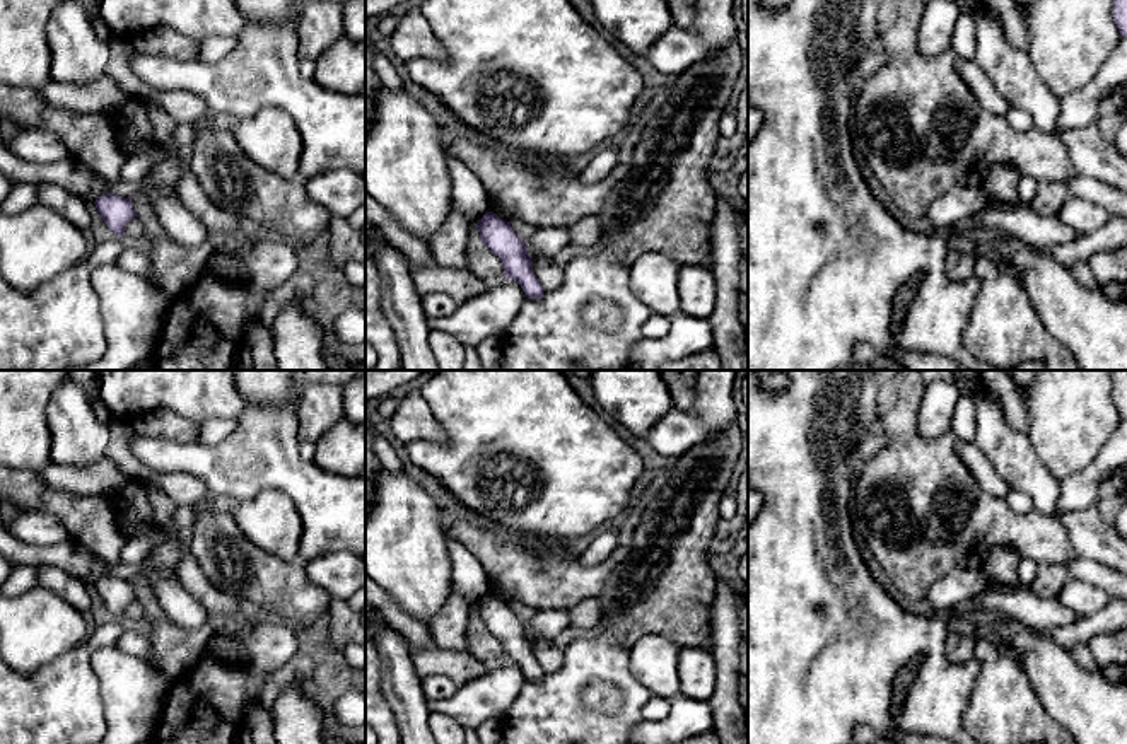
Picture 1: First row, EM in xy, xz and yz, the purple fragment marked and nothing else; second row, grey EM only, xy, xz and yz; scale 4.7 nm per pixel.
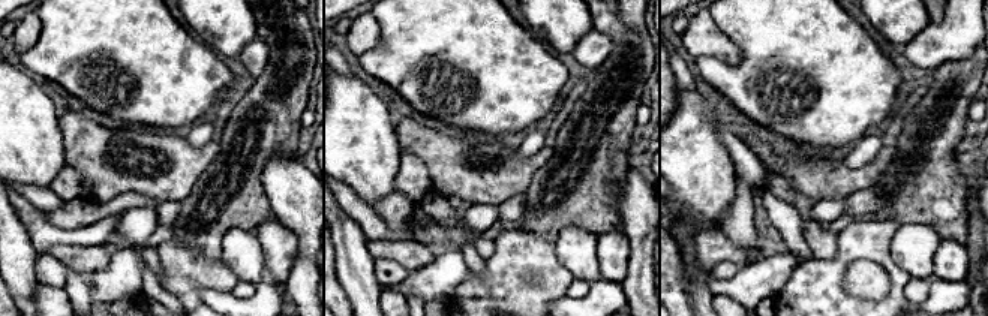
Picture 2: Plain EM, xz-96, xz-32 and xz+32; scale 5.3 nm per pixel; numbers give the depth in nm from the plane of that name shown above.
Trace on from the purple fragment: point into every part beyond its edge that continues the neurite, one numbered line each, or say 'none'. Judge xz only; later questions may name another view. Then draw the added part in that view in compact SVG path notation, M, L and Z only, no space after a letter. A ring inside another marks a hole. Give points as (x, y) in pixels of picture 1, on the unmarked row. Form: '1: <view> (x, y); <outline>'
none

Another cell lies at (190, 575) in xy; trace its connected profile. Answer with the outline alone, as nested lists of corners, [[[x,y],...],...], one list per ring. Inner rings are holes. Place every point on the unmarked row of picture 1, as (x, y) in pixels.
[[[190,551],[183,556],[174,573],[190,596],[208,613],[222,616],[224,619],[236,619],[241,616],[237,599],[213,587]]]

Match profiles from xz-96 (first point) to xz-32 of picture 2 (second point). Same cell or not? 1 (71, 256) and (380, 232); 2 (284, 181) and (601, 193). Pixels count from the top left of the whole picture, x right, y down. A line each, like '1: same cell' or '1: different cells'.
1: different cells
2: different cells

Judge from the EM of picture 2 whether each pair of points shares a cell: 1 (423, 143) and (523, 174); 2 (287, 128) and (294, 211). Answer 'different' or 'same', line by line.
1: same
2: different

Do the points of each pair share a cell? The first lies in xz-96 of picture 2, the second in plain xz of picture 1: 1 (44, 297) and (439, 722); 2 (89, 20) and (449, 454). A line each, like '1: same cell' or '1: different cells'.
1: same cell
2: same cell

